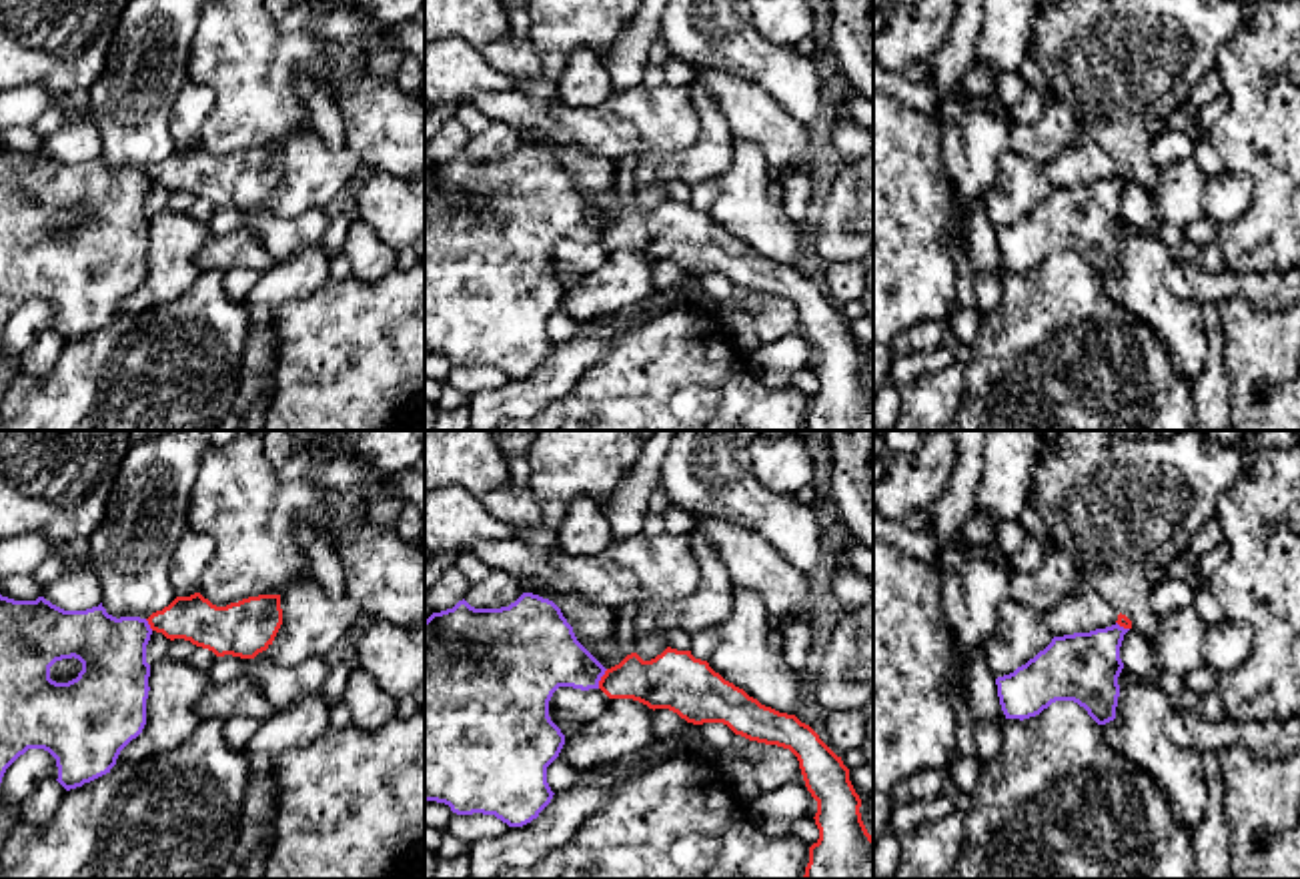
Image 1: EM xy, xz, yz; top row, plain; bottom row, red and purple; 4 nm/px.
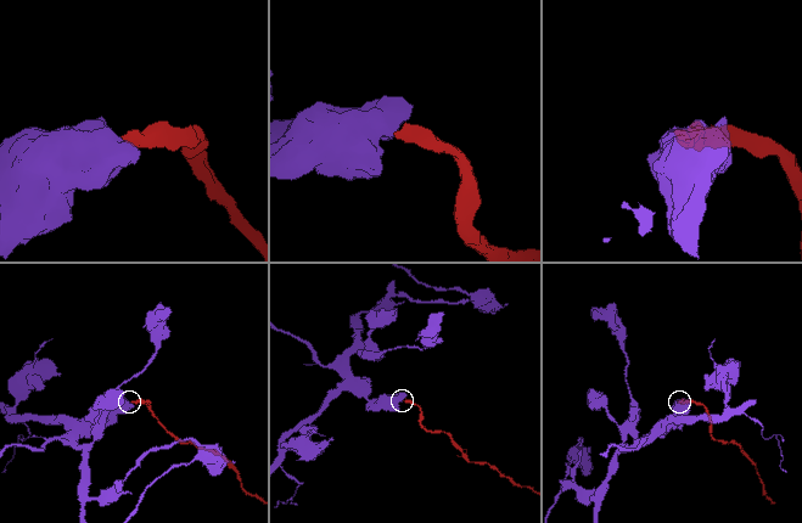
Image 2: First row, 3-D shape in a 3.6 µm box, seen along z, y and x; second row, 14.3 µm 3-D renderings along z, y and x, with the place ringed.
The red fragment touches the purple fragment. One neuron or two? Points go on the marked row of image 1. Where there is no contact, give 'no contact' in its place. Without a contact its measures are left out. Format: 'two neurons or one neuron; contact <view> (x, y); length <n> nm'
two neurons; contact xz (601, 679); length 90 nm

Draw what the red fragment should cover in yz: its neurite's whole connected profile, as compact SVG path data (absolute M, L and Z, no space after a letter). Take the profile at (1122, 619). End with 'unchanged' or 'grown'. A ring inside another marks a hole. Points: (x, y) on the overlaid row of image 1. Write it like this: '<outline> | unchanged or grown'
M1082 581L1064 601L1044 613L1044 623L1054 637L1090 633L1116 623L1132 629L1132 621L1114 611L1088 581Z | grown

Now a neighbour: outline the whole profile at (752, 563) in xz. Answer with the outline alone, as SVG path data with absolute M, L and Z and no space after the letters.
M697 519L695 529L719 551L733 587L759 595L771 629L787 617L809 619L813 603L809 579L763 537L723 519Z

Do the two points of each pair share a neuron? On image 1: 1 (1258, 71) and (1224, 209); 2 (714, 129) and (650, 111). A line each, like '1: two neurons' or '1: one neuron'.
1: two neurons
2: two neurons

